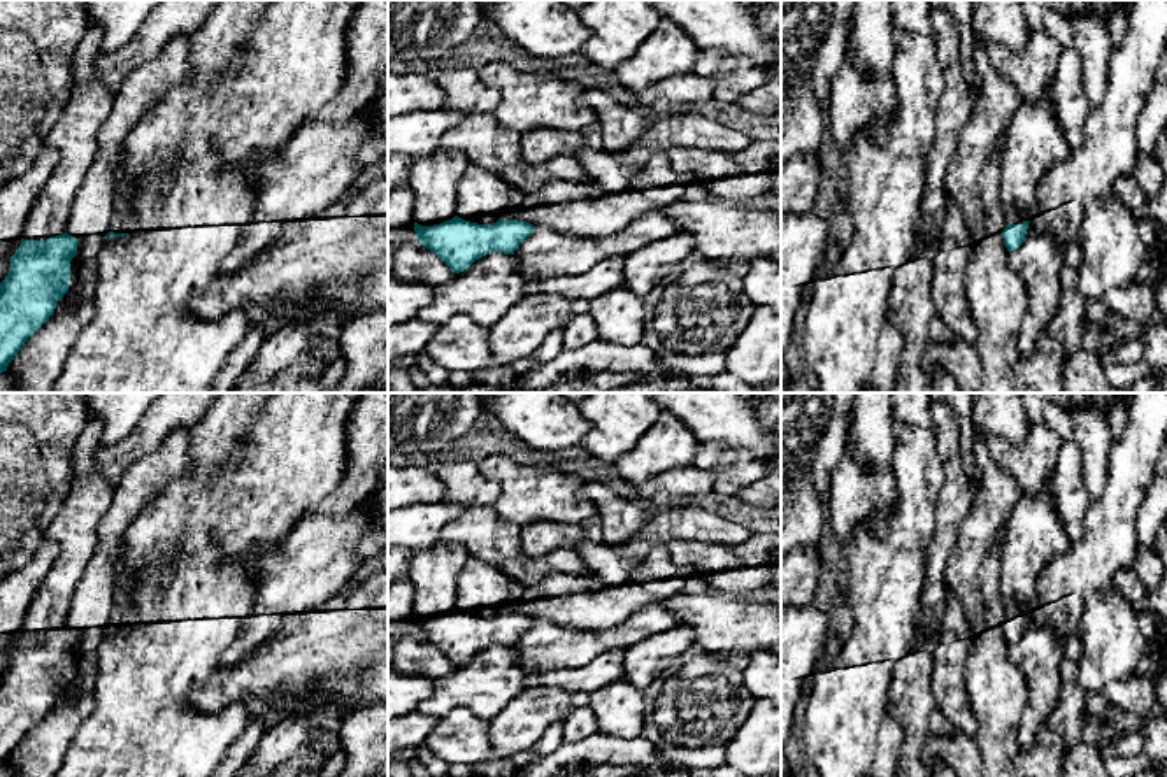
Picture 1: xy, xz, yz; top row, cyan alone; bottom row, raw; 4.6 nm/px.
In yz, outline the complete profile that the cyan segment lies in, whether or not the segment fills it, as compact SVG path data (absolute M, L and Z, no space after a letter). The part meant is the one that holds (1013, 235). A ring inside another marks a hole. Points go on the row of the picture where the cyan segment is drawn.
M1053 84L1037 103L1020 100L1000 161L1000 207L1007 223L1000 235L1009 253L1025 242L1028 223L1039 212L1039 181L1069 154L1053 103Z

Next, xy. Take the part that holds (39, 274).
M67 232L46 240L21 239L11 256L11 268L0 282L0 374L68 291L77 244Z

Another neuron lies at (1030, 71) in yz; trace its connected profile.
M1030 30L1023 51L1011 51L1002 44L988 44L990 65L1007 79L1021 100L1037 103L1055 82L1056 61L1062 47L1044 30Z

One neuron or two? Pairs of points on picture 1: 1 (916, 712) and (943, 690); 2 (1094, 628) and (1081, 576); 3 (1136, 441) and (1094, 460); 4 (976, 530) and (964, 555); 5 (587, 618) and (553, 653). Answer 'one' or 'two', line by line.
1: two
2: two
3: two
4: one
5: two

